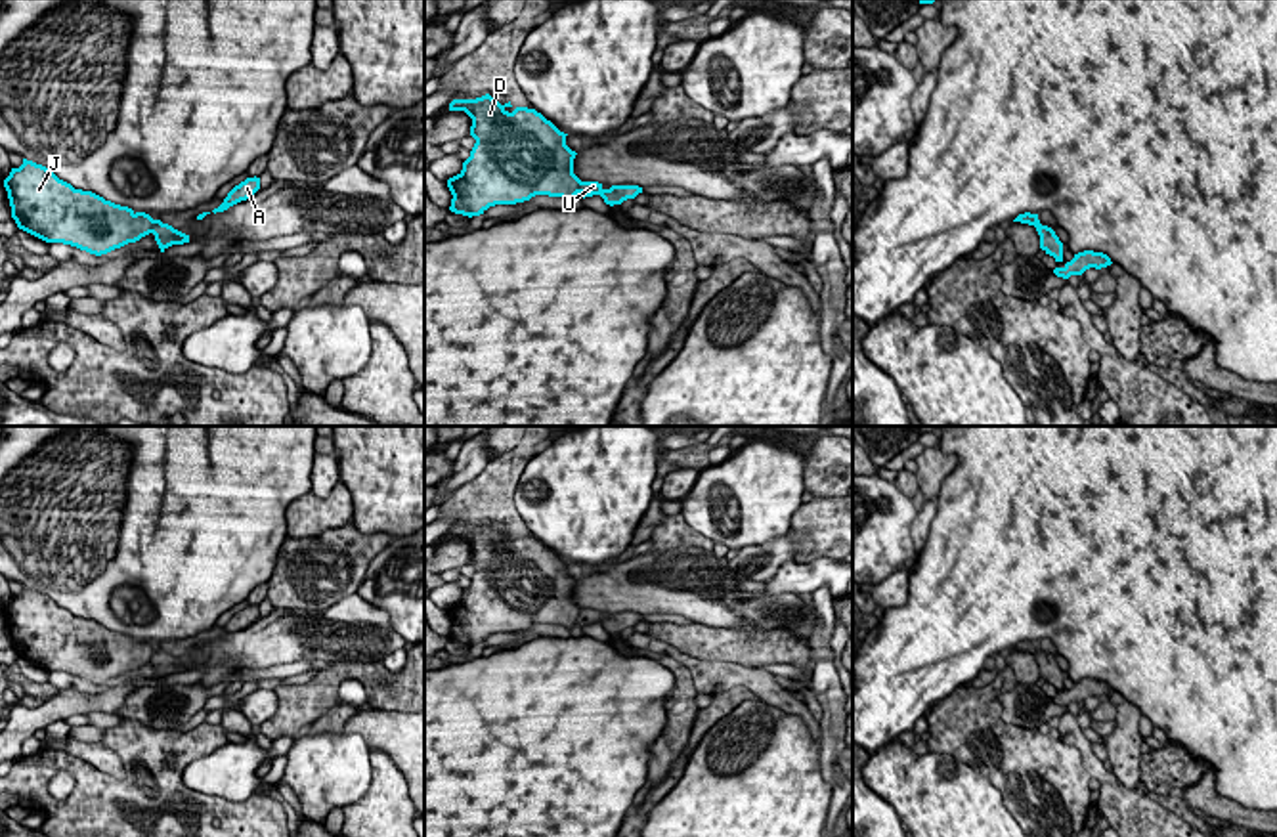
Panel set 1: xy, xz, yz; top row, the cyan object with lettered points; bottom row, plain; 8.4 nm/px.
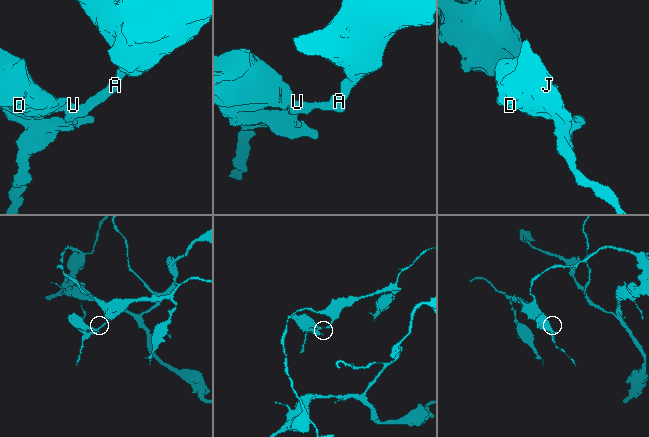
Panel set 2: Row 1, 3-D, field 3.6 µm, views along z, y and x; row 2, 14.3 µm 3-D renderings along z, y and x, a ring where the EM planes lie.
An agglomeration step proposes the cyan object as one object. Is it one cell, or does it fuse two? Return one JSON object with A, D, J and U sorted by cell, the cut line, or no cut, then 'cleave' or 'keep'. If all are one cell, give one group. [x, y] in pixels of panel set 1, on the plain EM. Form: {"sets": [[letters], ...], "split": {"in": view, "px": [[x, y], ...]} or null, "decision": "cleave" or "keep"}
{"sets": [["A", "U"], ["D", "J"]], "split": {"in": "xy", "px": [[155, 648], [151, 660]]}, "decision": "cleave"}

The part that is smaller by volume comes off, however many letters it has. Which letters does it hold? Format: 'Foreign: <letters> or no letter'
Foreign: D, J

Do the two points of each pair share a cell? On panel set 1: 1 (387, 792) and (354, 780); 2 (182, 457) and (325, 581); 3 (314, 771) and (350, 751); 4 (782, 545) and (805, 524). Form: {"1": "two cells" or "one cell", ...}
{"1": "two cells", "2": "two cells", "3": "one cell", "4": "two cells"}

